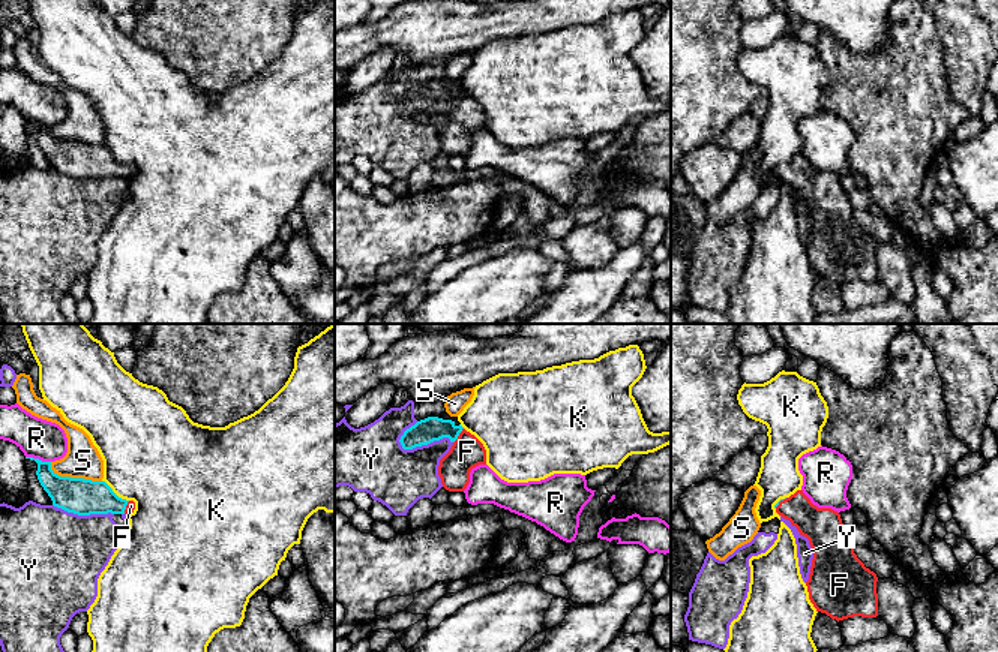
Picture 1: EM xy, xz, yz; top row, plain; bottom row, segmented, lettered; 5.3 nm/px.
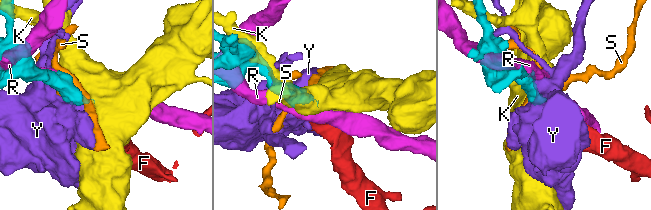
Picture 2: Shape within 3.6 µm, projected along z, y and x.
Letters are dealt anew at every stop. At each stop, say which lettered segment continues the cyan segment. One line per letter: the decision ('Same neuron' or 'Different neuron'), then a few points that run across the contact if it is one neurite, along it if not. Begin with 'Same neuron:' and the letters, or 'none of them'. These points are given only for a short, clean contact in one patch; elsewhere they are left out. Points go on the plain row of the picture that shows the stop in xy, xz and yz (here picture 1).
Same neuron: F
F: Same neuron. Line: xz (423, 96), (458, 99), (467, 116)
K: Different neuron
R: Different neuron
S: Different neuron
Y: Different neuron. Line: xz (398, 104), (404, 113), (426, 110), (443, 102), (452, 107)

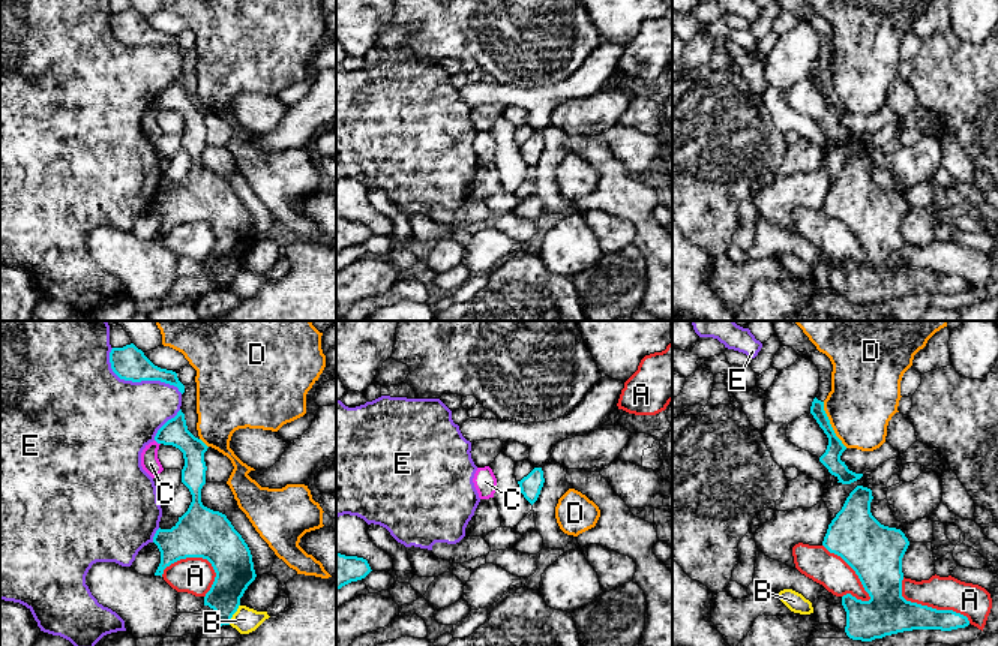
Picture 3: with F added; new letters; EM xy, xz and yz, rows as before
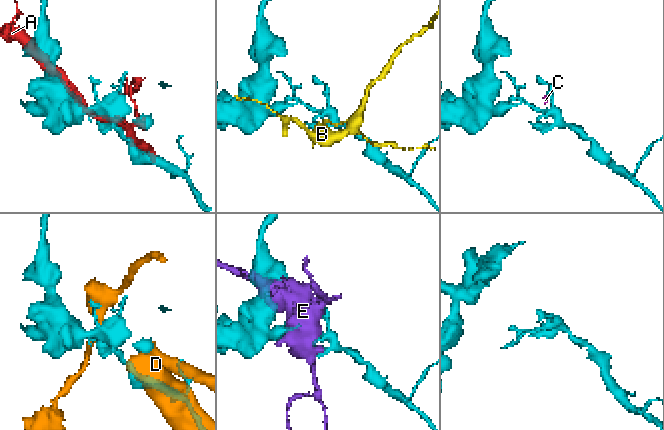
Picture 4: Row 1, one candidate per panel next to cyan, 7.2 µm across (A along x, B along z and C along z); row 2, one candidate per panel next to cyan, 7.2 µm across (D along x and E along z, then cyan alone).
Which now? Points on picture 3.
Same neuron: none of them
A: Different neuron
B: Different neuron
C: Different neuron. Line: xy (155, 104), (159, 108)
D: Different neuron
E: Different neuron

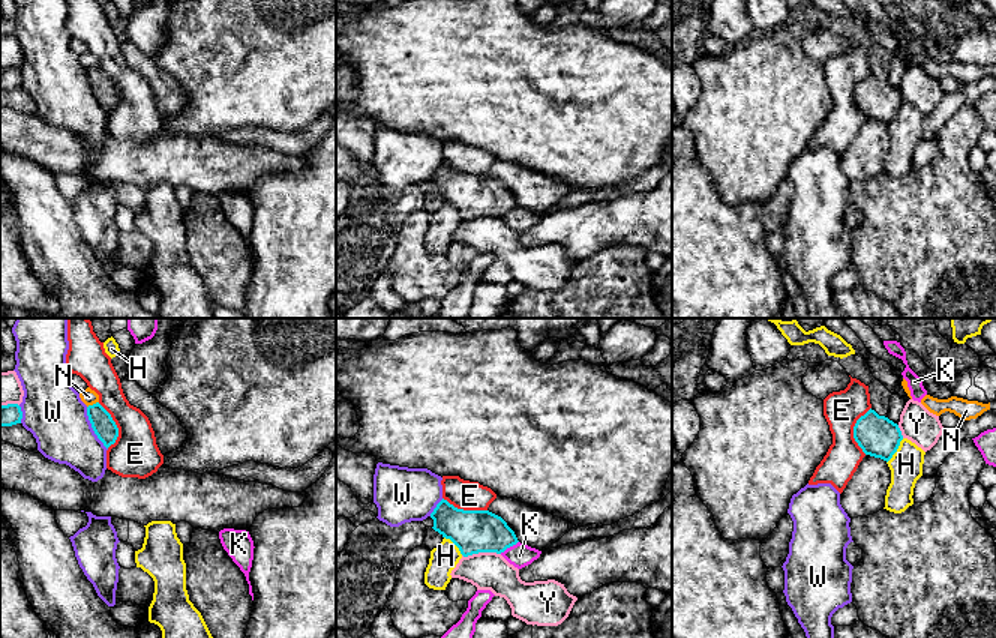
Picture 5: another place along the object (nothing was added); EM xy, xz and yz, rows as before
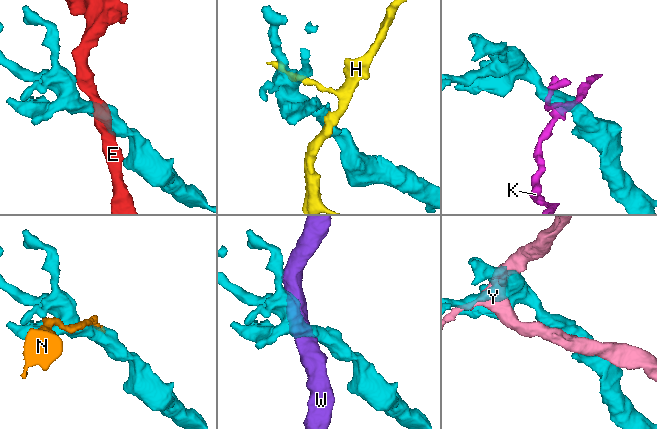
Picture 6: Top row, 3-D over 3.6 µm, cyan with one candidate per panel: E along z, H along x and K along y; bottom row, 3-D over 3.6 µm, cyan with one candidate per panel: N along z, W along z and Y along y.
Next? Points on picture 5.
Same neuron: none of them
E: Different neuron. Line: yz (870, 71), (854, 90), (854, 104), (864, 117)
H: Different neuron. Line: yz (903, 102), (887, 126)
K: Different neuron
N: Different neuron
W: Different neuron
Y: Different neuron

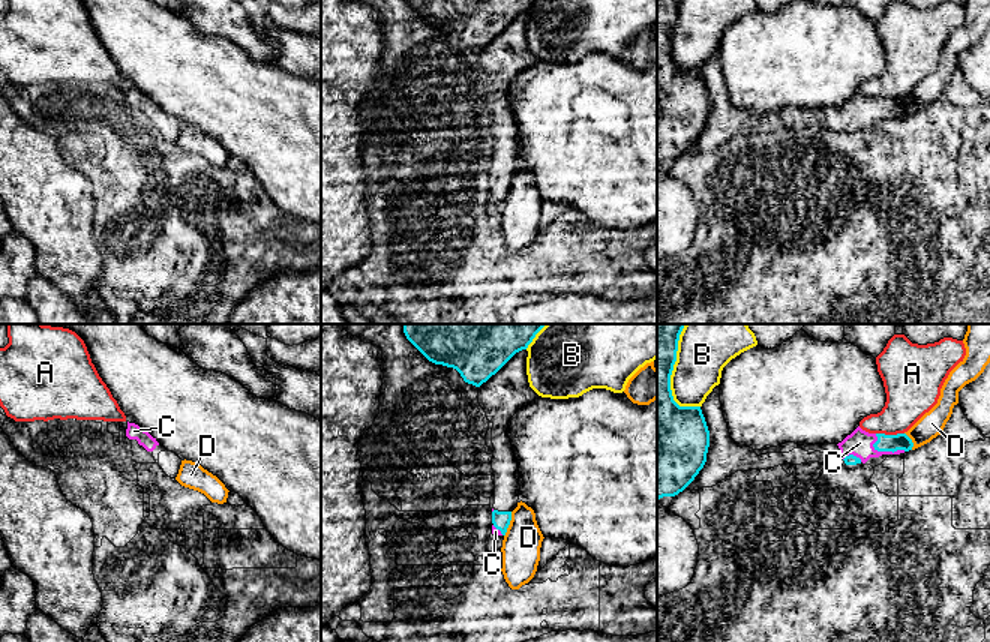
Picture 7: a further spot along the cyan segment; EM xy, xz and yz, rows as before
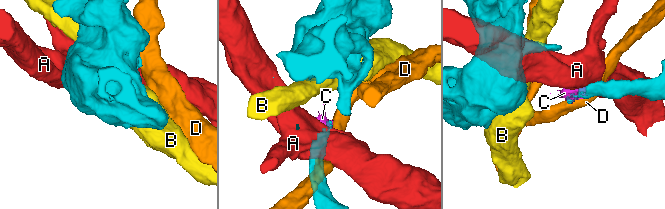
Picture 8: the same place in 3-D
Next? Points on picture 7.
Same neuron: C
A: Different neuron
B: Different neuron
C: Same neuron
D: Different neuron

